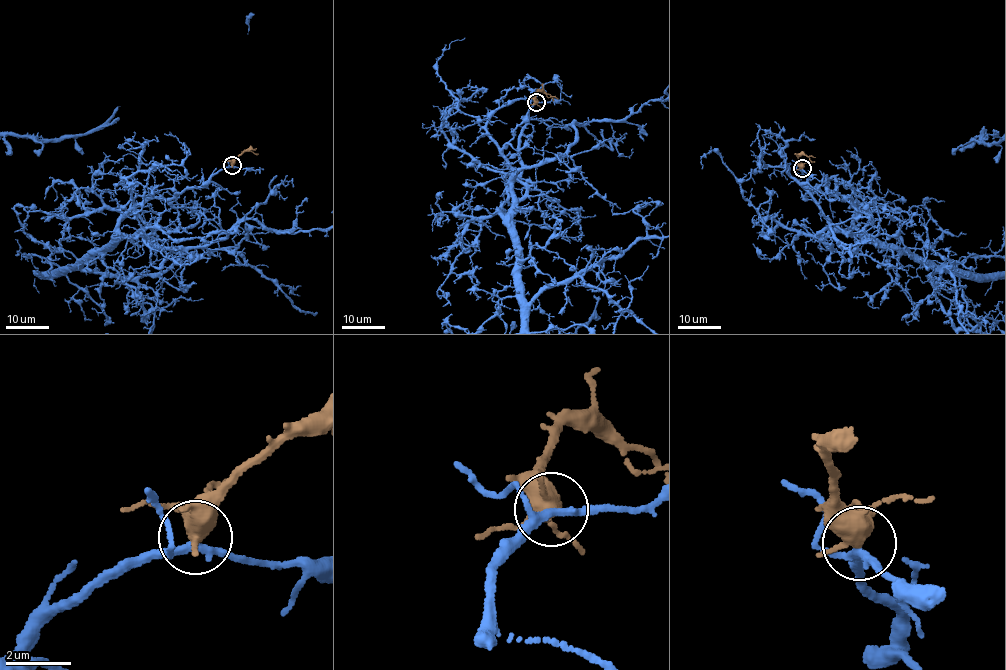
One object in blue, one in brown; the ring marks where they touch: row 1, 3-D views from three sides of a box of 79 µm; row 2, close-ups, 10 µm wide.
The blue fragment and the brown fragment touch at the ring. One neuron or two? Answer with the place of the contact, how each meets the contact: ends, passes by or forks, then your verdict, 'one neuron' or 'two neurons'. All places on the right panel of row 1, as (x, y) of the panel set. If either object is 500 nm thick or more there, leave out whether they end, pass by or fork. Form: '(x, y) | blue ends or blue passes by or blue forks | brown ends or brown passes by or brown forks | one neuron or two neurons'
(802, 168) | blue forks | brown forks | one neuron

